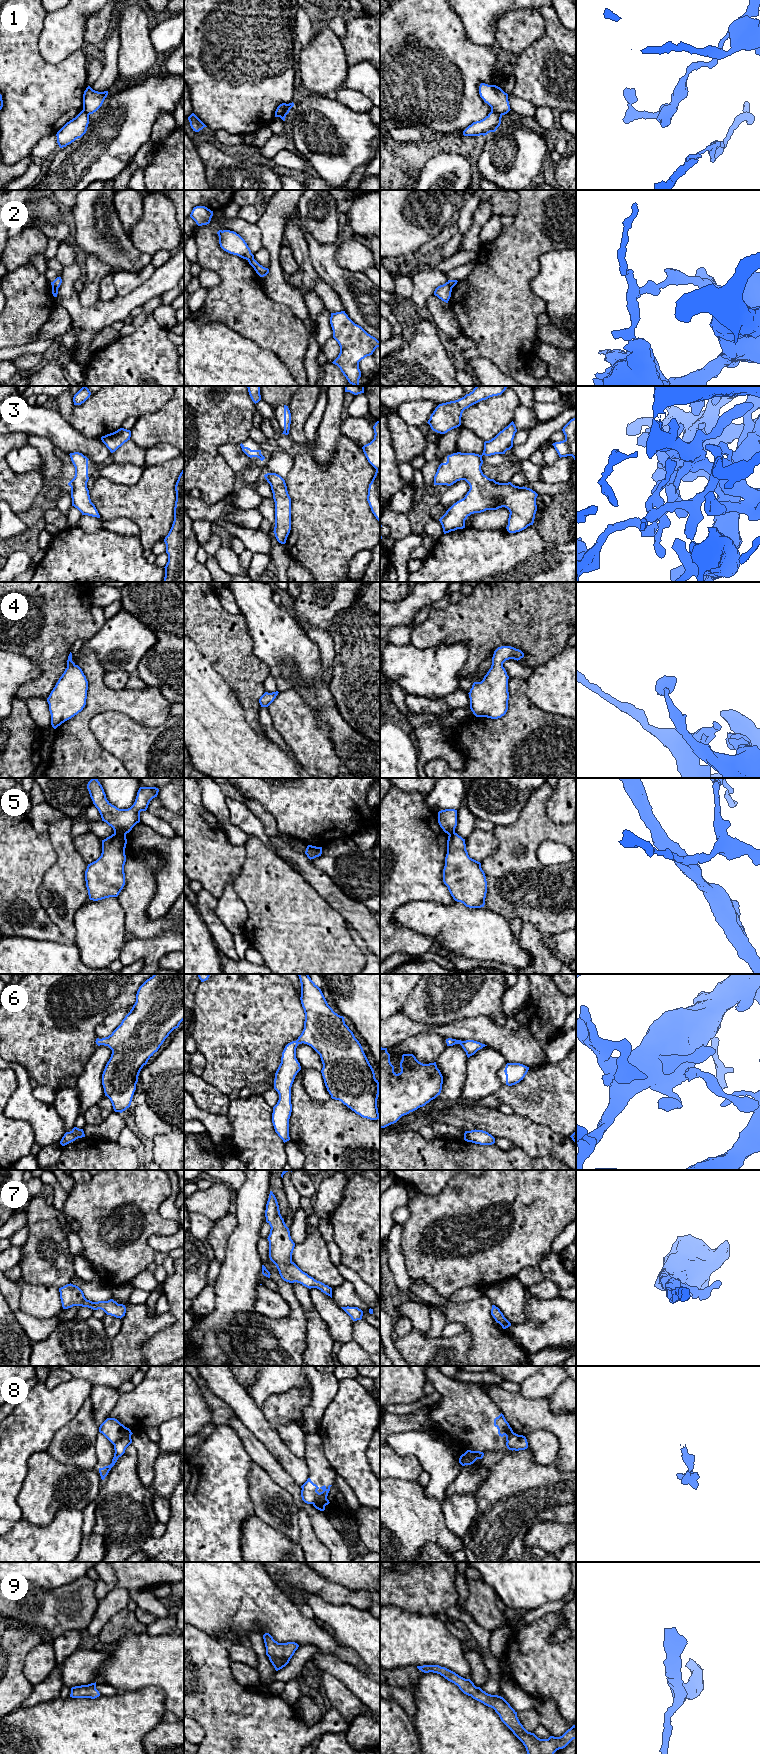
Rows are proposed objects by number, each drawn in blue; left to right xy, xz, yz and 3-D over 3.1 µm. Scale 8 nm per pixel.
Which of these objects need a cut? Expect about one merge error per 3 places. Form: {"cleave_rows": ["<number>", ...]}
{"cleave_rows": ["1", "2", "5", "8"]}

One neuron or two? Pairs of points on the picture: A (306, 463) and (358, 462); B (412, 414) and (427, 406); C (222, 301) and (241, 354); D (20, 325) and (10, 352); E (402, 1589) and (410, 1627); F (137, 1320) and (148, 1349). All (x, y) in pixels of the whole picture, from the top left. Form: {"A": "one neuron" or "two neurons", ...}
{"A": "one neuron", "B": "one neuron", "C": "two neurons", "D": "two neurons", "E": "two neurons", "F": "two neurons"}

